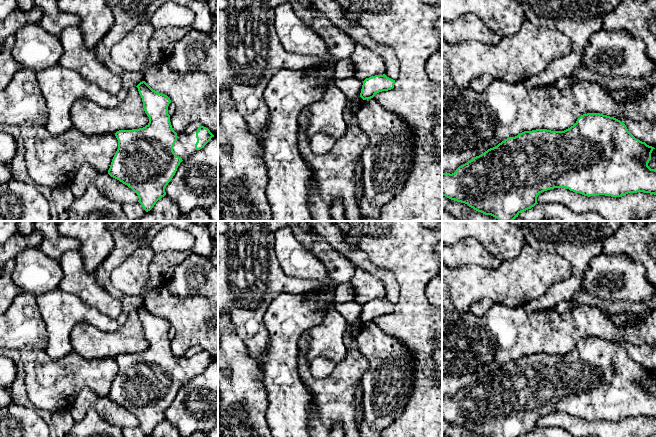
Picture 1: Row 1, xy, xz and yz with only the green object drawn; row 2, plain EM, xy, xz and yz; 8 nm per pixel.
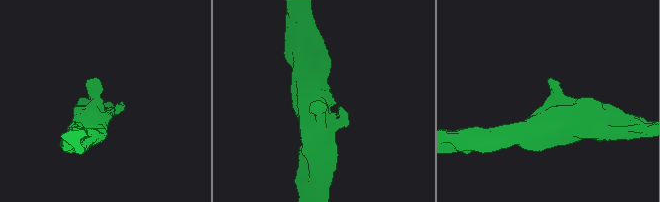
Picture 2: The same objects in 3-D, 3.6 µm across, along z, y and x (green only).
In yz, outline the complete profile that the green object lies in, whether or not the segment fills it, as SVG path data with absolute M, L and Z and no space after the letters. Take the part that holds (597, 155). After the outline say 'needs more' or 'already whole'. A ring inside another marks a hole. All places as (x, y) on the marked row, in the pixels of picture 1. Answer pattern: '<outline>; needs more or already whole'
M587 113L564 131L536 129L509 137L497 146L459 166L452 174L442 173L442 196L465 203L499 221L513 221L521 212L534 207L540 193L566 188L584 196L621 197L644 192L656 195L656 170L648 166L655 148L636 139L620 120L600 113Z; already whole

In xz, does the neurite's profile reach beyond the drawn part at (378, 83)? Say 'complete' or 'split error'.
complete

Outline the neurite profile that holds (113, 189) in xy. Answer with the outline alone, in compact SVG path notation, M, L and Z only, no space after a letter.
M83 165L76 174L70 189L74 197L81 197L90 186L96 187L108 199L123 204L138 203L138 195L127 185L111 177L108 173L99 173L91 165Z

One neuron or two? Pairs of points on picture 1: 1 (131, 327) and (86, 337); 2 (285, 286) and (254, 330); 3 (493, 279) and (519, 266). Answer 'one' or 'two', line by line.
1: one
2: one
3: one

